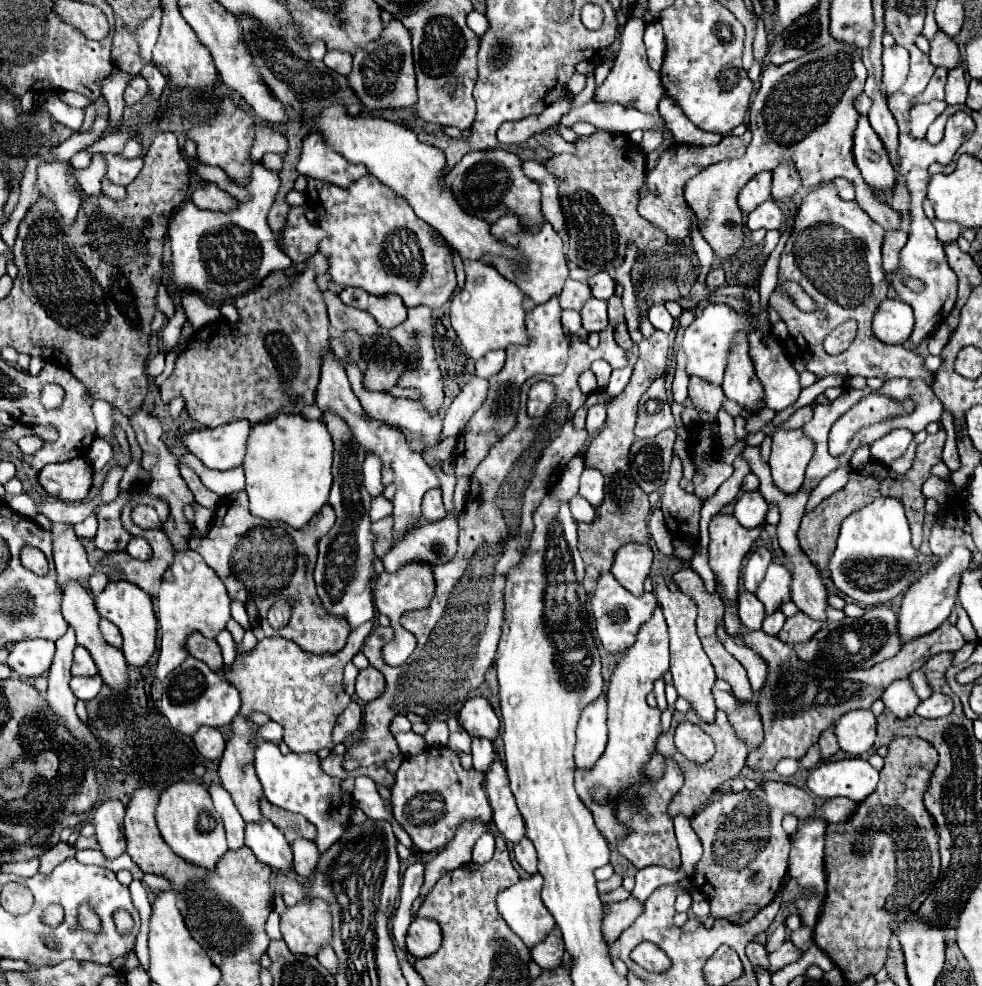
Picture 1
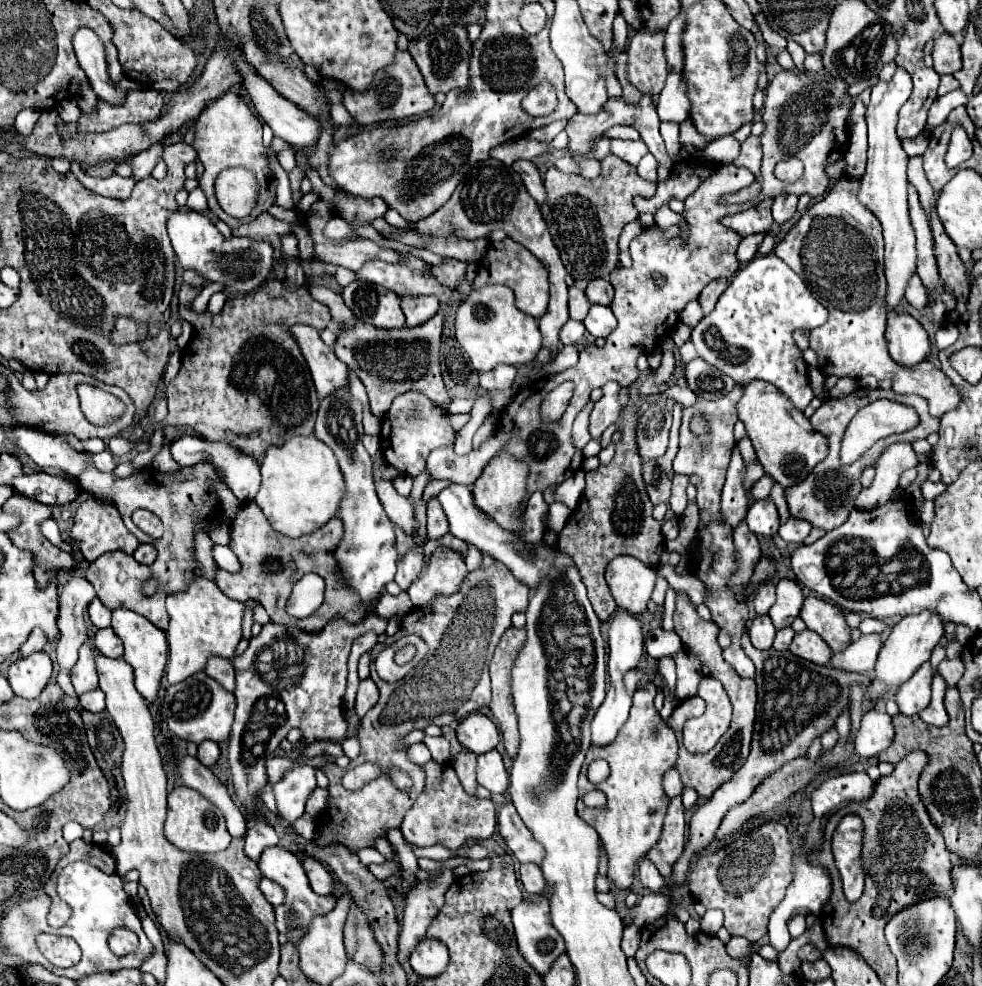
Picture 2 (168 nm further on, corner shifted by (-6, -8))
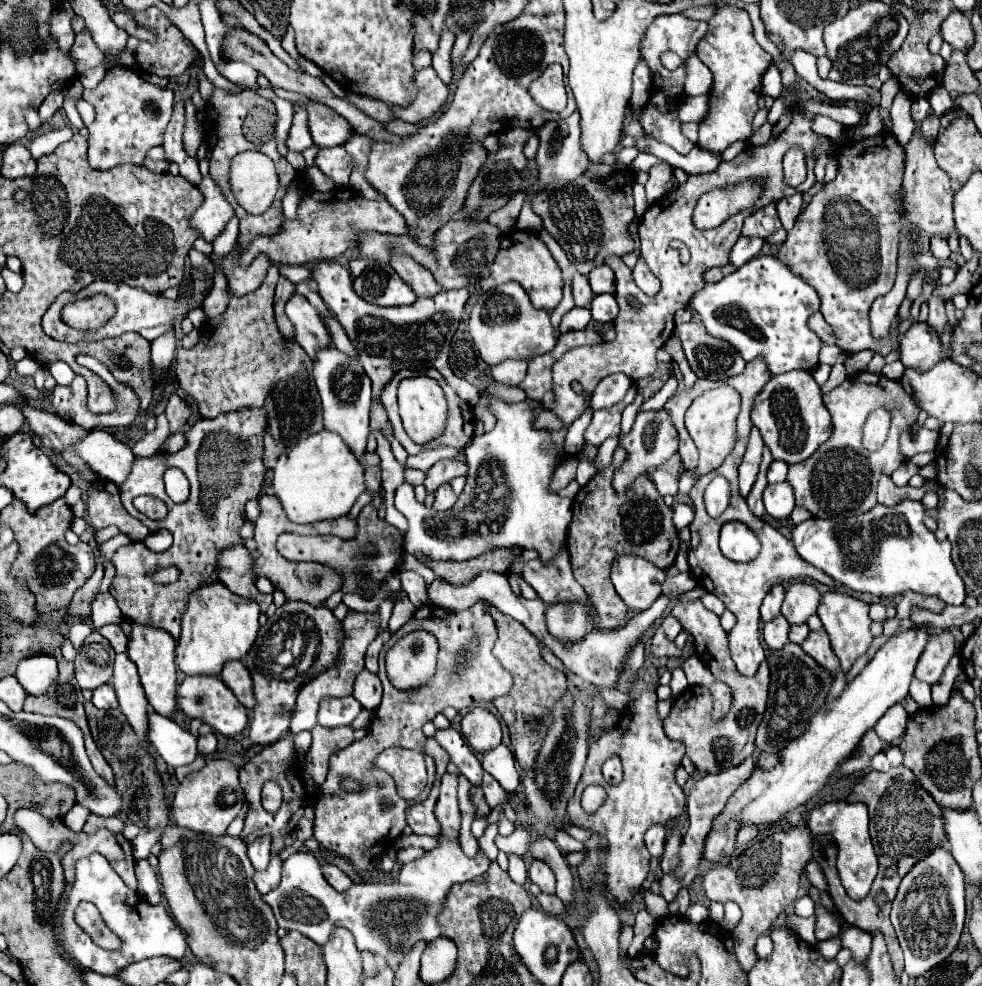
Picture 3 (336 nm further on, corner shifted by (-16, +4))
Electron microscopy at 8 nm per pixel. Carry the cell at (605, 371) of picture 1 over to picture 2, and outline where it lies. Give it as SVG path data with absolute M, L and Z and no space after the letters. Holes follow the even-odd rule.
M610 381L602 389L604 389L604 397L598 403L594 403L594 409L590 415L590 427L588 427L594 441L598 441L602 437L604 429L608 425L616 423L622 413L622 405L618 403L618 393L620 393L618 383Z

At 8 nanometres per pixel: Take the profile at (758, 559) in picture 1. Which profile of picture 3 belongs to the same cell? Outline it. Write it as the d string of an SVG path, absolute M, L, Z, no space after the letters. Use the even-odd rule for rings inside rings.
M774 585L774 587L770 589L770 593L764 597L764 603L762 603L762 609L760 609L762 621L774 619L776 613L780 613L782 599L784 599L784 587L782 587L782 585Z

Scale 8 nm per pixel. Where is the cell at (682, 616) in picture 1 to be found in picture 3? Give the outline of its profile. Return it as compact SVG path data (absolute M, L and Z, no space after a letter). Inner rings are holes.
M672 671L672 683L670 683L670 689L672 689L672 697L678 697L684 689L688 687L688 681L686 681L686 675L682 671Z

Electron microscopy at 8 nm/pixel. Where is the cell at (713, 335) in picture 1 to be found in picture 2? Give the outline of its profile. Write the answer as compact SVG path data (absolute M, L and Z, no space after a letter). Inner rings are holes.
M774 253L758 255L732 277L716 307L692 329L698 355L718 371L744 385L754 379L768 381L786 393L800 411L812 401L808 365L792 339L796 329L820 327L828 311L810 295L806 283Z

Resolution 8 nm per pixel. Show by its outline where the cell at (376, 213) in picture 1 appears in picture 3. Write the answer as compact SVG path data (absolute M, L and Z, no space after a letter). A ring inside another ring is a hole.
M294 105L294 121L292 121L290 135L288 135L288 149L306 151L310 147L314 147L314 141L308 131L308 125L306 125L306 111L302 107Z

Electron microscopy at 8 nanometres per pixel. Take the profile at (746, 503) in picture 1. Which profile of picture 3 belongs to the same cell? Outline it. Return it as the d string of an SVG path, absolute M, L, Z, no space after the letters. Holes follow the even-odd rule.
M788 481L768 485L764 489L764 507L766 513L778 521L786 521L794 509L794 493Z

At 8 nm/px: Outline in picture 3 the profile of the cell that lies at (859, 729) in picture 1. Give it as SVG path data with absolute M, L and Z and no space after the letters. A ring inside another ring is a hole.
M896 703L878 719L878 723L874 725L874 731L882 741L896 743L906 731L906 721L908 721L908 713L900 703Z

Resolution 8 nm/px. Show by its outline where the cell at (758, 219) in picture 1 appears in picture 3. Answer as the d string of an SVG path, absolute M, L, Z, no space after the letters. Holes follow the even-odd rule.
M740 237L736 241L736 245L732 247L732 255L730 255L730 263L740 267L744 263L748 263L752 257L756 257L760 253L764 245L764 239L762 237Z

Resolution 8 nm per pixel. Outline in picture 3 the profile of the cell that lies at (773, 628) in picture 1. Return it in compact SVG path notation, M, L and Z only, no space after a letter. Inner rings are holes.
M806 623L804 625L790 625L790 641L792 643L802 643L808 637L808 633L810 633L810 629Z

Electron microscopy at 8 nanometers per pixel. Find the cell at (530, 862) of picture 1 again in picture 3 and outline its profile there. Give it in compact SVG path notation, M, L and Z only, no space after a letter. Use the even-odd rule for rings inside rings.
M532 859L530 867L528 867L528 877L532 879L532 883L536 883L544 893L554 893L554 875L552 869L540 861L540 859Z

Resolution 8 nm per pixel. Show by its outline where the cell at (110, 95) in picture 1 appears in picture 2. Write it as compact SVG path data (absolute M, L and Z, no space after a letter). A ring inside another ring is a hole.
M82 27L76 31L74 51L76 51L82 71L86 73L92 89L96 91L100 99L112 105L118 105L118 103L124 103L128 89L138 89L138 85L130 79L122 79L120 83L114 83L110 79L104 43L98 39L98 35L92 29Z

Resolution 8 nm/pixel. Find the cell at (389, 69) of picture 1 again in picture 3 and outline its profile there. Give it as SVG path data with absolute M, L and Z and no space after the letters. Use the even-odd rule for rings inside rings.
M432 67L414 71L414 85L418 89L418 95L408 107L390 105L390 111L396 119L408 121L408 123L420 123L432 117L434 113L438 113L448 99L448 87L438 79Z

